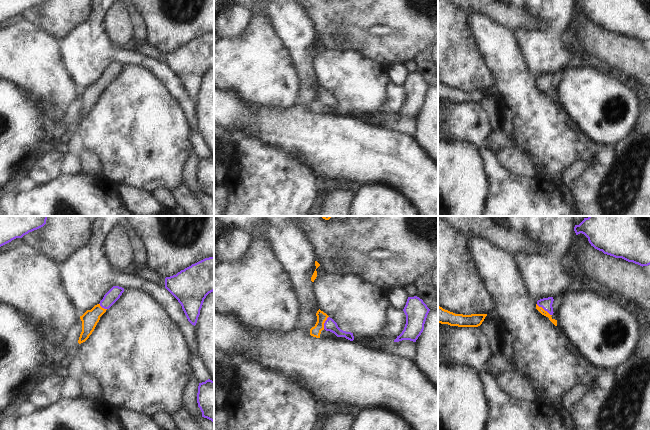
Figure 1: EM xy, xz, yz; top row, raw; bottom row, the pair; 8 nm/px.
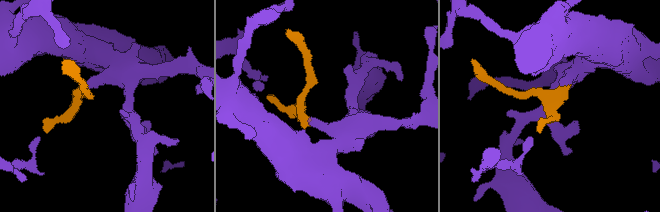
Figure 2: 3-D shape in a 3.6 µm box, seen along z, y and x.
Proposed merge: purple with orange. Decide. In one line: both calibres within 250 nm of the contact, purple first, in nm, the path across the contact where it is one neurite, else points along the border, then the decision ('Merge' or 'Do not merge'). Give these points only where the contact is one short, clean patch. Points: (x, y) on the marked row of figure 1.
Thickness 100 nm (purple) against 50 nm. Path across: yz (546, 303), (544, 309), (540, 309). Merge

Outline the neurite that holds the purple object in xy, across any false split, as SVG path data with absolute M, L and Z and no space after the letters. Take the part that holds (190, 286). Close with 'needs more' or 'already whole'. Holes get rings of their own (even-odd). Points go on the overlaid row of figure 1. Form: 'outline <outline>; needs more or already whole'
outline M214 257L166 277L165 288L178 300L188 321L195 326L204 299L214 291Z; already whole

